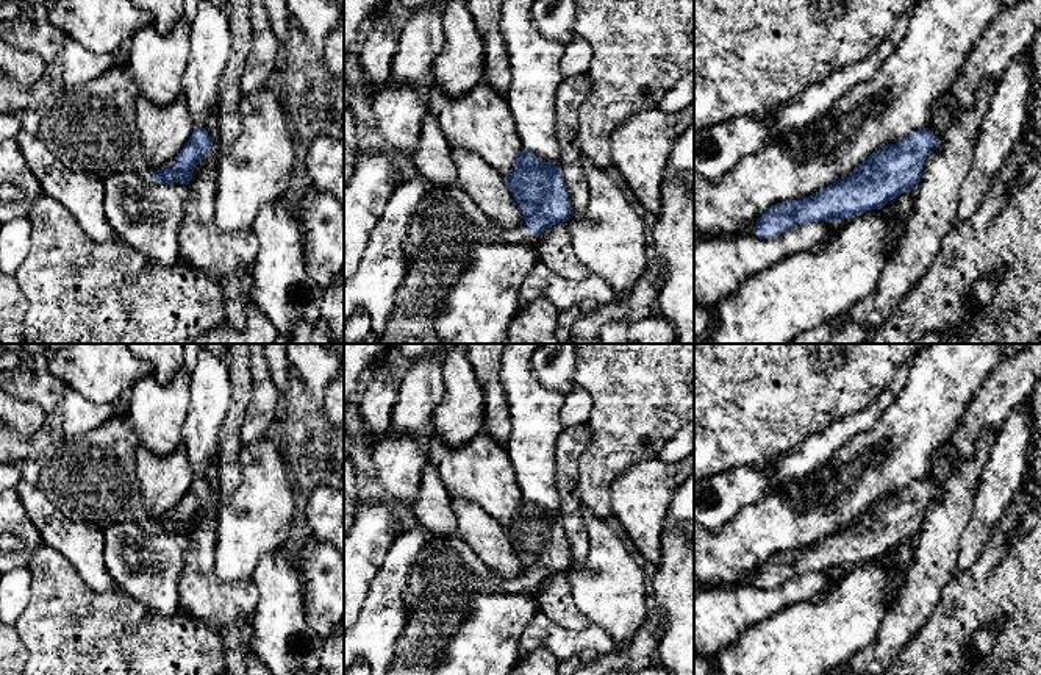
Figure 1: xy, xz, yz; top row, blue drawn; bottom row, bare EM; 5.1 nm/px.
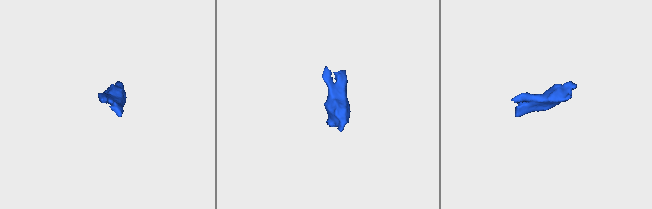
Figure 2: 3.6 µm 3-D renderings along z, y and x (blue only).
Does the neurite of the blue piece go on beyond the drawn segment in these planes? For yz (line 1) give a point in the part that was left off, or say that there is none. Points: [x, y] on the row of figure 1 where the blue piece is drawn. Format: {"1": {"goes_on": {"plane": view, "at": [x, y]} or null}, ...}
{"1": {"goes_on": {"plane": "yz", "at": [751, 228]}}}

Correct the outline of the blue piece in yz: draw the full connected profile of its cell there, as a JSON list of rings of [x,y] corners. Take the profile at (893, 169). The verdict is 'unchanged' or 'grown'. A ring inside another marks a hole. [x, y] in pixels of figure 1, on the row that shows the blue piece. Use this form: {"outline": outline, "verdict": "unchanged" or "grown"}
{"outline": [[[928,128],[911,131],[902,141],[875,150],[849,177],[805,198],[771,206],[744,225],[741,234],[772,239],[802,223],[844,220],[880,209],[905,191],[914,191],[924,162],[938,144],[939,138]]], "verdict": "grown"}

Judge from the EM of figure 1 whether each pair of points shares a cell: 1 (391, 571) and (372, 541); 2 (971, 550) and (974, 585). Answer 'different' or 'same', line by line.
1: different
2: different

